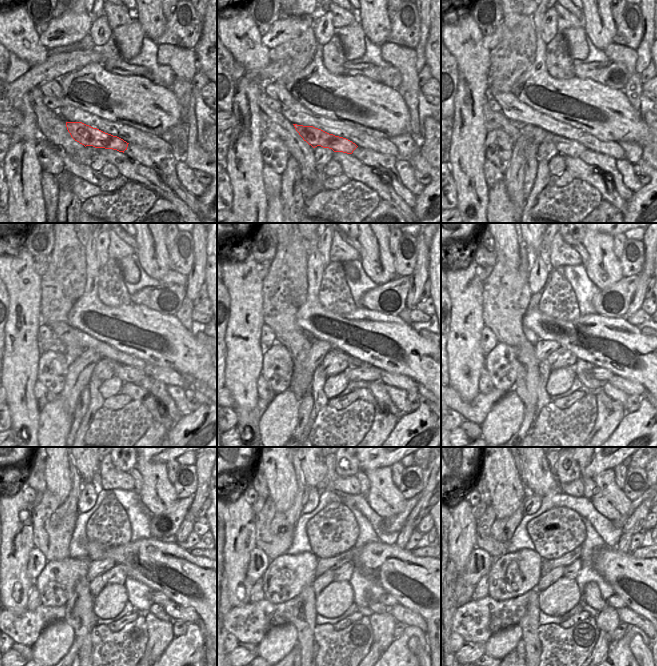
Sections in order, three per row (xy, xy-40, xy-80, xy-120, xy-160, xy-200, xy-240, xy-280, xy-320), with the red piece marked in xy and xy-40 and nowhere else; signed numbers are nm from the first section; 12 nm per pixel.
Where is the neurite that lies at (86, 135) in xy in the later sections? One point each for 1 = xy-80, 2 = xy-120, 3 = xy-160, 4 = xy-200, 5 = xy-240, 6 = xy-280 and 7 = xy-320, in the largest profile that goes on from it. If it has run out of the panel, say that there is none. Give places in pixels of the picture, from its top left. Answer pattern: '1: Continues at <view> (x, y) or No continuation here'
1: Continues at xy-80 (566, 147)
2: Continues at xy-120 (126, 373)
3: Continues at xy-160 (366, 372)
4: Continues at xy-200 (602, 374)
5: Continues at xy-240 (160, 598)
6: Continues at xy-280 (386, 599)
7: Continues at xy-320 (615, 601)

